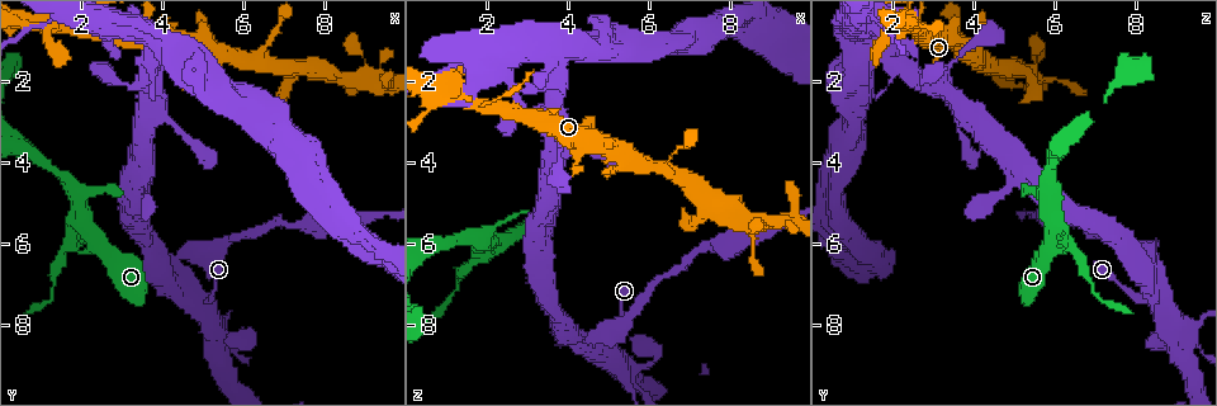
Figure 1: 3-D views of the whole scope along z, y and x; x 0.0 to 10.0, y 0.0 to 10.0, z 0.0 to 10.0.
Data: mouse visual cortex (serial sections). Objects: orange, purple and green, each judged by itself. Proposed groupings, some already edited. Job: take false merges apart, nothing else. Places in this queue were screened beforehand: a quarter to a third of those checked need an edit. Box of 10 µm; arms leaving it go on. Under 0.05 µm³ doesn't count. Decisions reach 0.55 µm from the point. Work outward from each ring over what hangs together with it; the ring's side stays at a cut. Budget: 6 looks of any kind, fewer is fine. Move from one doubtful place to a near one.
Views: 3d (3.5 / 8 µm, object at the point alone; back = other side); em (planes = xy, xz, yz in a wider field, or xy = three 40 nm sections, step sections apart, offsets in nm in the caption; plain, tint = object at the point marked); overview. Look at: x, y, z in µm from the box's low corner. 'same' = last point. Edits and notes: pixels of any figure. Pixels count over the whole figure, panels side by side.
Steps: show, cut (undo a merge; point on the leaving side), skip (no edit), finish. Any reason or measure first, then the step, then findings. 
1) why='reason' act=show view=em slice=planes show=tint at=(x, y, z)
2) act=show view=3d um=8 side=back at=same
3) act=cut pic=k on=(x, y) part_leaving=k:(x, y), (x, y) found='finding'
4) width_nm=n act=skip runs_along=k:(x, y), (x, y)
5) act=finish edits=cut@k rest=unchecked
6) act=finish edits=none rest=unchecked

why='two arms in line, one across' act=show view=3d um=3.5 at=(2.10, 5.45, 5.95)

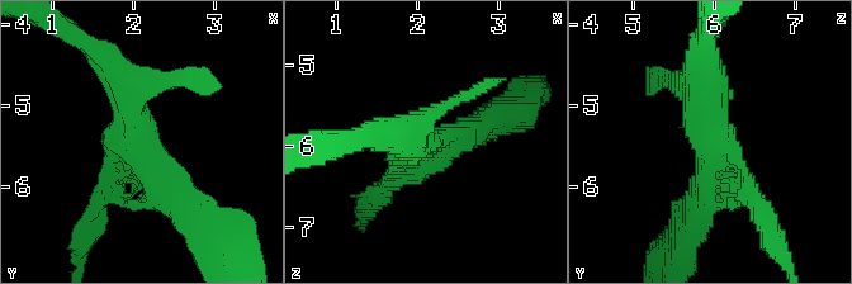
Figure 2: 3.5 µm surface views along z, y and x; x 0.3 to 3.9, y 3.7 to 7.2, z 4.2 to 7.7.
act=show view=em slice=xy step=2 show=tint at=(2.10, 5.50, 5.90)

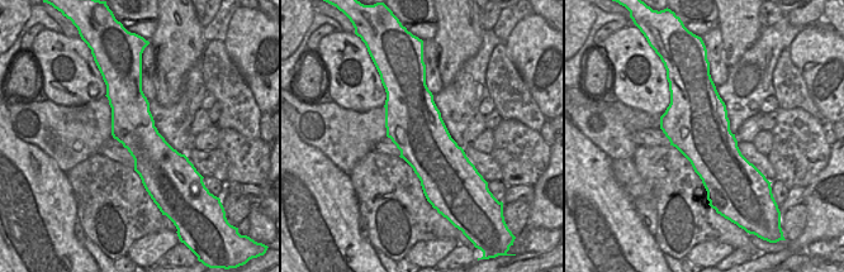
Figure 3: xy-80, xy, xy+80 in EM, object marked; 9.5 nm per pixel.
width_nm=550 act=skip runs_along=2:(192, 216), (137, 141), (113, 67) found='one cell here'

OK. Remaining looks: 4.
why='sharp bend' act=show view=3d um=3.5 at=(4.80, 6.30, 8.30)

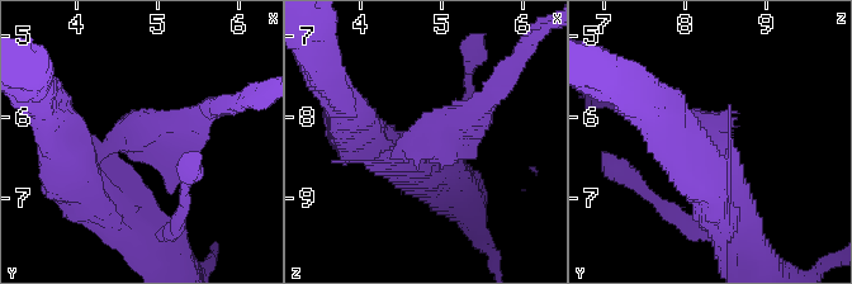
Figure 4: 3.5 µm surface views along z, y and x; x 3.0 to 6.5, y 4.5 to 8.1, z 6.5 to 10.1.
act=show view=em slice=xy step=3 show=tint at=(4.85, 6.30, 8.30)

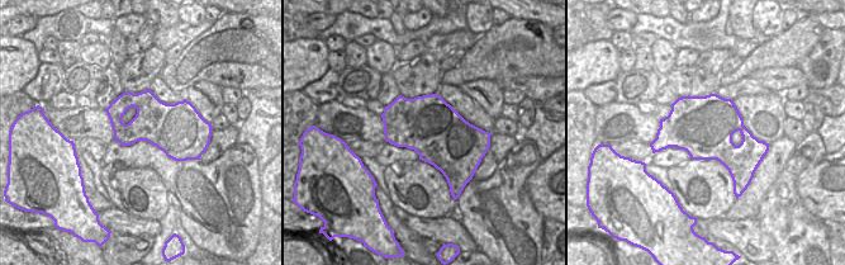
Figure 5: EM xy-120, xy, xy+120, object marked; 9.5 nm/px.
width_nm=550 act=cut pic=4 on=(434, 142) part_leaving=4:(117, 142), (171, 135), (213, 108) found='two cells meet here'

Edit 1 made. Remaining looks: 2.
act=finish edits=cut@4 rest=unchecked

